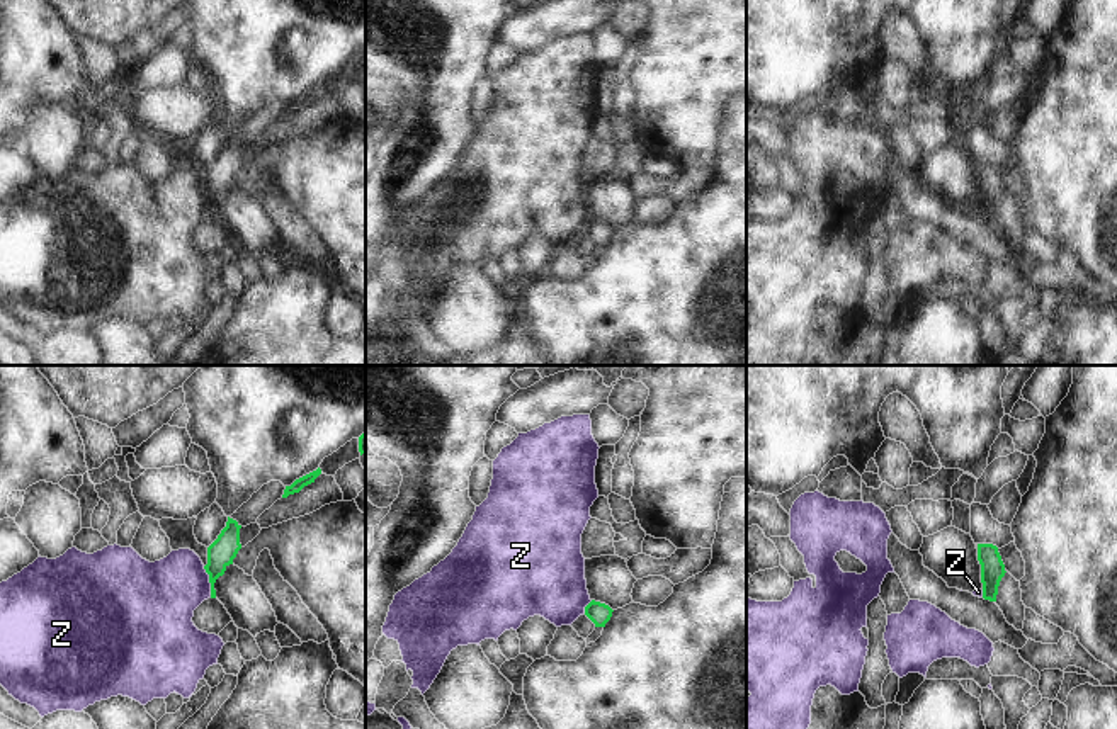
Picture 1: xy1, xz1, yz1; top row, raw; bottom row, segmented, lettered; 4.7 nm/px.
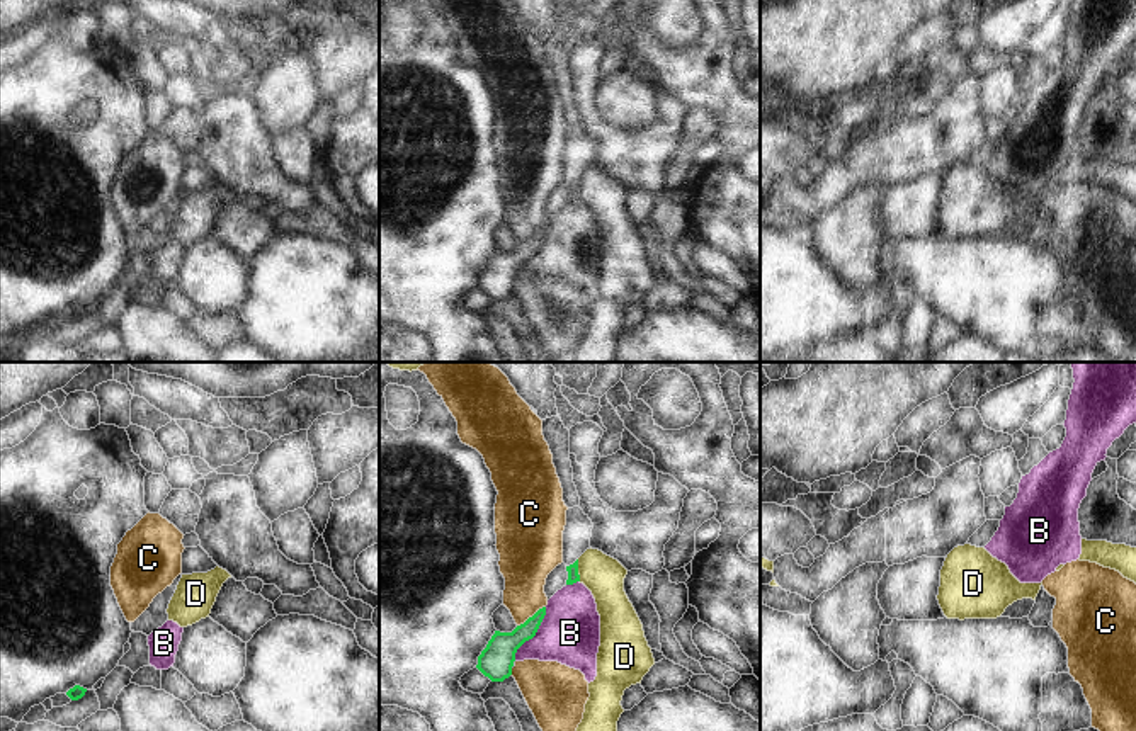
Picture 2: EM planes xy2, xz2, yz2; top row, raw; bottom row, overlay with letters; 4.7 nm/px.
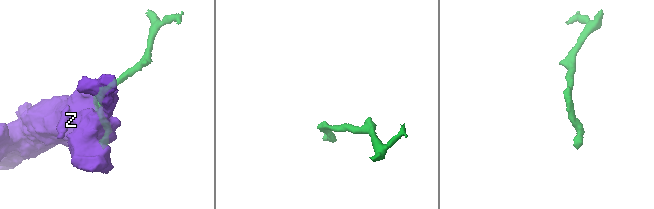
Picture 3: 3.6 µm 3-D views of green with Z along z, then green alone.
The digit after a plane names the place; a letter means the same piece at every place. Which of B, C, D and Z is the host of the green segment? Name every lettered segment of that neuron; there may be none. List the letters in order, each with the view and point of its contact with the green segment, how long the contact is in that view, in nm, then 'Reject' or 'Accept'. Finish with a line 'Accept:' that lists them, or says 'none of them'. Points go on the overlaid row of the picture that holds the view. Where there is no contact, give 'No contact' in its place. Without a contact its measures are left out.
B: Touches green at xz2 (534, 634). Shared border 300 nm. Reject
C: Touches green at xz2 (533, 616). Shared border 170 nm. Reject
D: Touches green at xz2 (577, 570). Shared border 110 nm. Reject
Z: Touches green at xy1 (209, 582). Shared border 160 nm. Reject
Accept: none of them

